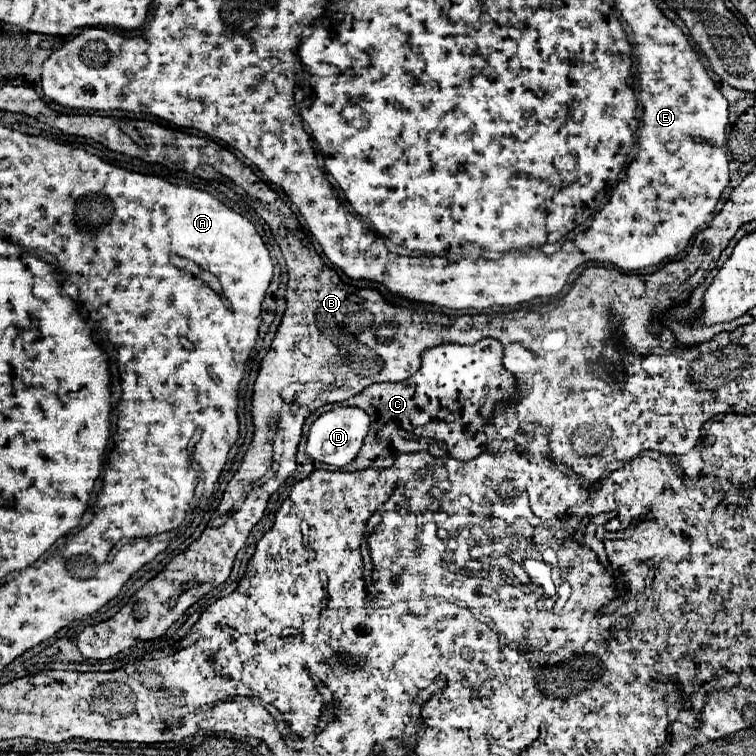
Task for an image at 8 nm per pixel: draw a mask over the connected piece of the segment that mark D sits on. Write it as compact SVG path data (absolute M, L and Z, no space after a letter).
M339 406L339 408L333 408L325 414L321 414L311 430L309 430L309 436L307 436L307 454L317 460L317 462L323 462L323 464L331 464L331 466L337 466L337 468L343 468L345 464L349 464L351 460L357 458L359 454L359 448L367 436L367 430L369 430L369 416L365 410L359 410L359 408L351 408L351 406Z

